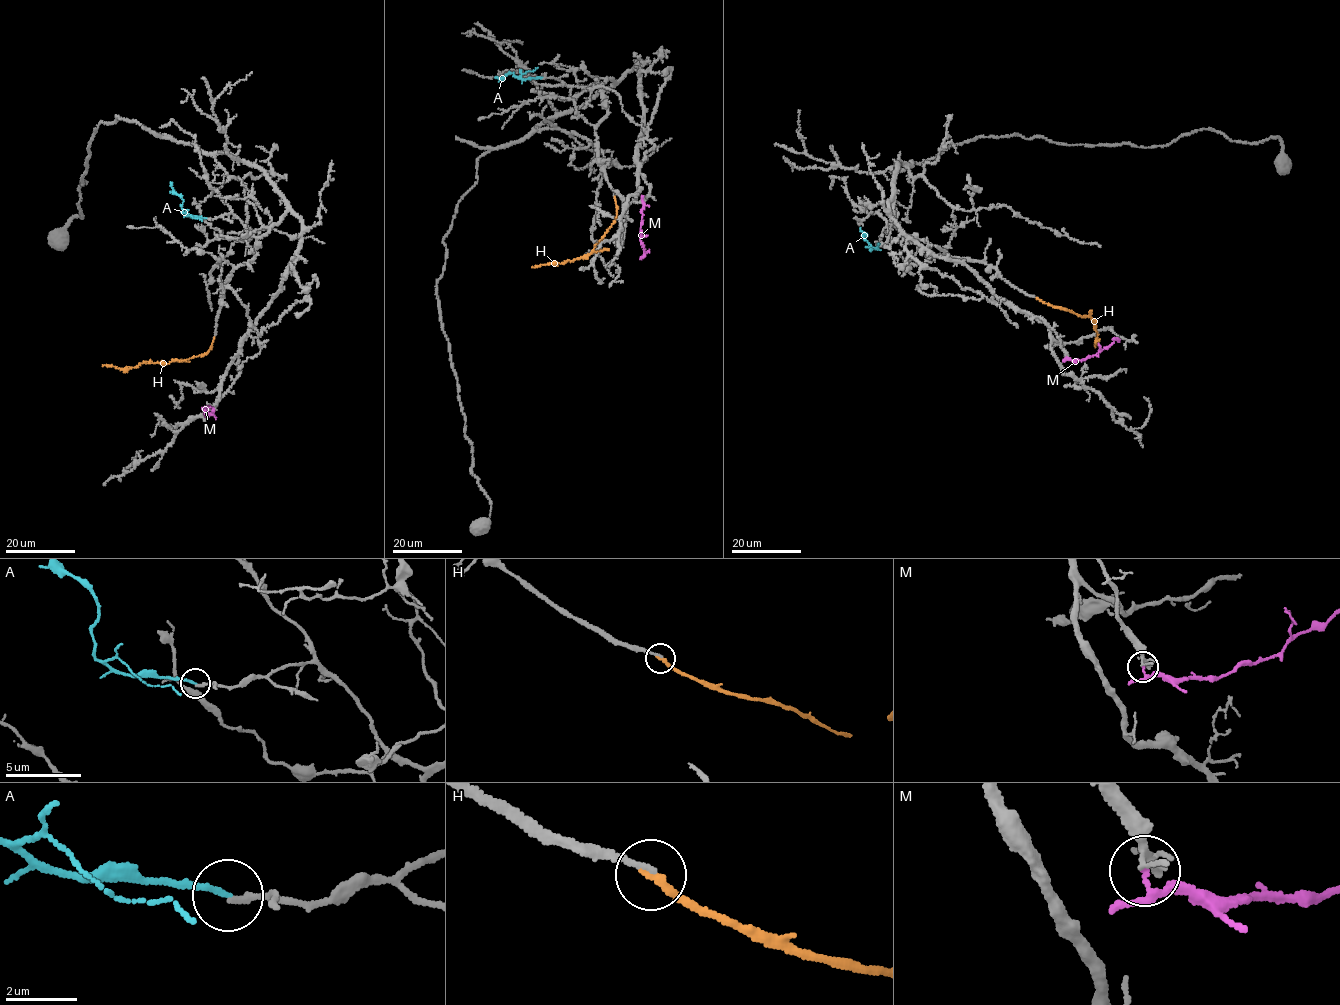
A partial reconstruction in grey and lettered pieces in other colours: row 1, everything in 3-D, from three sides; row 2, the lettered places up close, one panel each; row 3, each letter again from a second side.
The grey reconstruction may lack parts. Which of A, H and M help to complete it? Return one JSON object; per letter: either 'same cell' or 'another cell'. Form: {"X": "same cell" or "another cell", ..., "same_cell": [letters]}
{"A": "same cell", "H": "same cell", "M": "another cell", "same_cell": ["A", "H"]}

